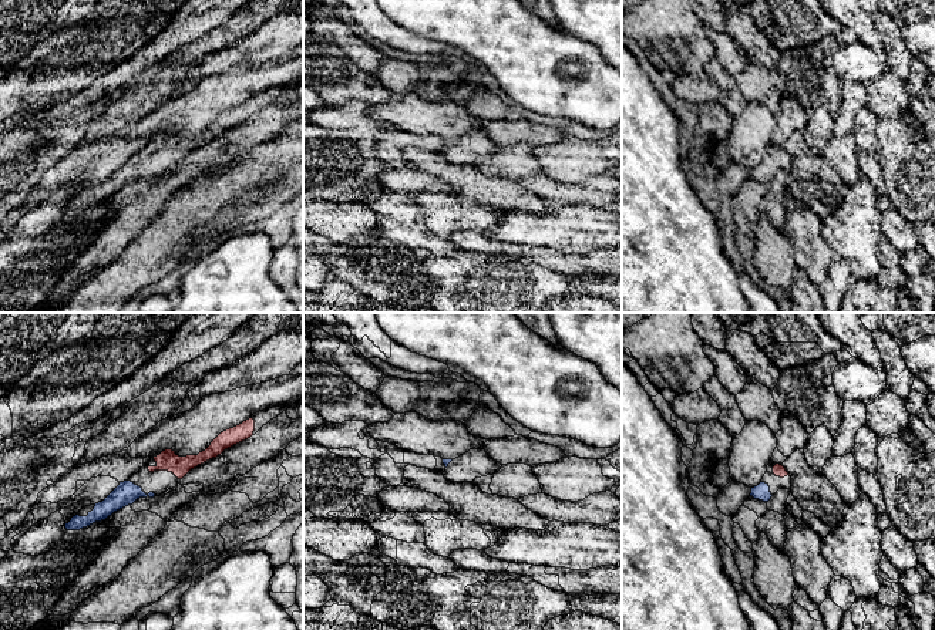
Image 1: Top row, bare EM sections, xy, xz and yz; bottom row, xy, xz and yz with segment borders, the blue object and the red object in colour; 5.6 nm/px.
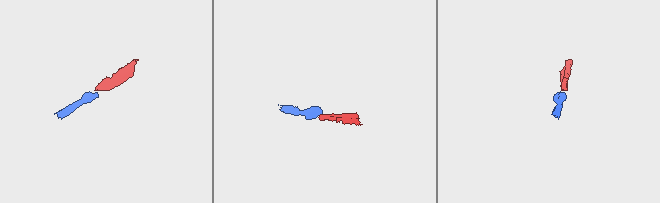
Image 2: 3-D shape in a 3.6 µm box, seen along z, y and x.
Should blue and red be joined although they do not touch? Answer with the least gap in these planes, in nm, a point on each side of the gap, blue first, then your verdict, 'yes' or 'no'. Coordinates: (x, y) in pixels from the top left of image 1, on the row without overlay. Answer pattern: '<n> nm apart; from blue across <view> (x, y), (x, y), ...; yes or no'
70 nm apart; from blue across yz (767, 165), (776, 157); yes

